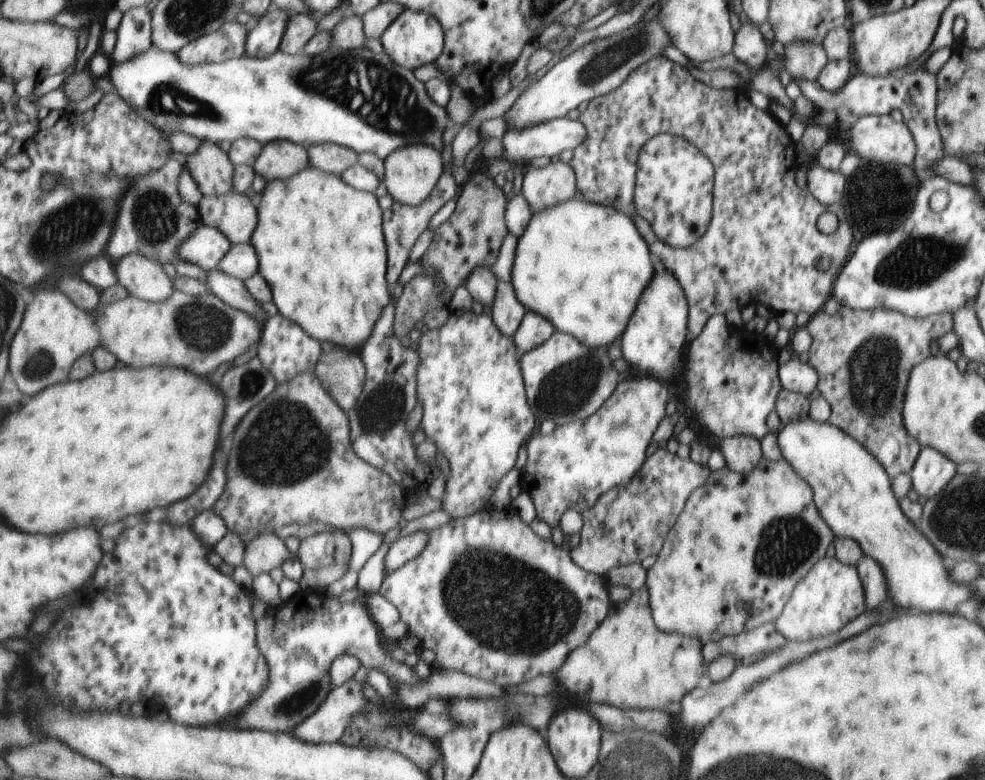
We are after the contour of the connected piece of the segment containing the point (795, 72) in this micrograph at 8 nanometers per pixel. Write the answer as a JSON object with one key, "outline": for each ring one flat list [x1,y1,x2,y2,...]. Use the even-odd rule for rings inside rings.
{"outline":[[814,42,791,49,789,53,788,63,784,60,784,68,781,70,788,69,793,80,816,81,829,61,823,44,814,44]]}

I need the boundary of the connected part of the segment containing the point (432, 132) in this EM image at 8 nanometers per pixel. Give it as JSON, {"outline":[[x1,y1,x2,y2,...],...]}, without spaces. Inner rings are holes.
{"outline":[[155,45,132,58,130,62,124,62,124,64,118,64,118,62,113,62,112,72,110,72,110,80,116,84,116,90,120,93,120,96,124,97,124,100,128,101,128,104,132,105,132,108,136,109,148,122,156,125,156,128,163,130,164,133,173,134,175,132,185,132,200,138,203,141,211,141,220,144,220,142,230,142,235,143,237,140,250,137,260,140,265,146,270,143,275,143,276,141,286,141,296,142,296,144,302,144,302,146,308,149,311,146,326,144,326,143,336,143,342,146,348,146,354,148,359,153,372,152,376,154,380,160,385,160,386,156,392,155,400,148,400,146,410,146,410,144,428,144,432,148,436,148,438,152,442,153,444,150,444,140,442,140,442,135,444,135,444,130,448,126,450,121,448,118,447,109,442,108,439,104,428,96,427,89,425,88,425,83,420,82,416,78,415,72,411,69,404,68,403,66,396,64,395,61,391,60,391,57,386,53,374,53,368,48,360,49,330,49,324,54,318,56,308,55,306,52,302,52,298,55,286,54,286,52,280,50,268,58,256,58,256,56,244,55,242,58,228,60,228,62,221,62,216,64,198,64,196,66,190,66,190,64,184,64,180,54,176,52,168,52]]}

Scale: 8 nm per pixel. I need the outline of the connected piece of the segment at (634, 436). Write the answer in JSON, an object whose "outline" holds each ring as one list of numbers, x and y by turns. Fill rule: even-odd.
{"outline":[[629,375,594,415,557,425,547,435,534,432,524,444,528,457,519,487,530,494,537,518,556,528,566,510,588,510,604,492,628,484,643,468,646,448,664,418,668,396,662,380]]}

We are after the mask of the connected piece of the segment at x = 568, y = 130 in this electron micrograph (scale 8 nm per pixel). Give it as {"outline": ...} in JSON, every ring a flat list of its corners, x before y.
{"outline":[[567,117,536,124,524,130,510,130,502,136,504,158,513,163,536,157,558,156,564,150,574,150,586,142,588,134,580,120]]}

